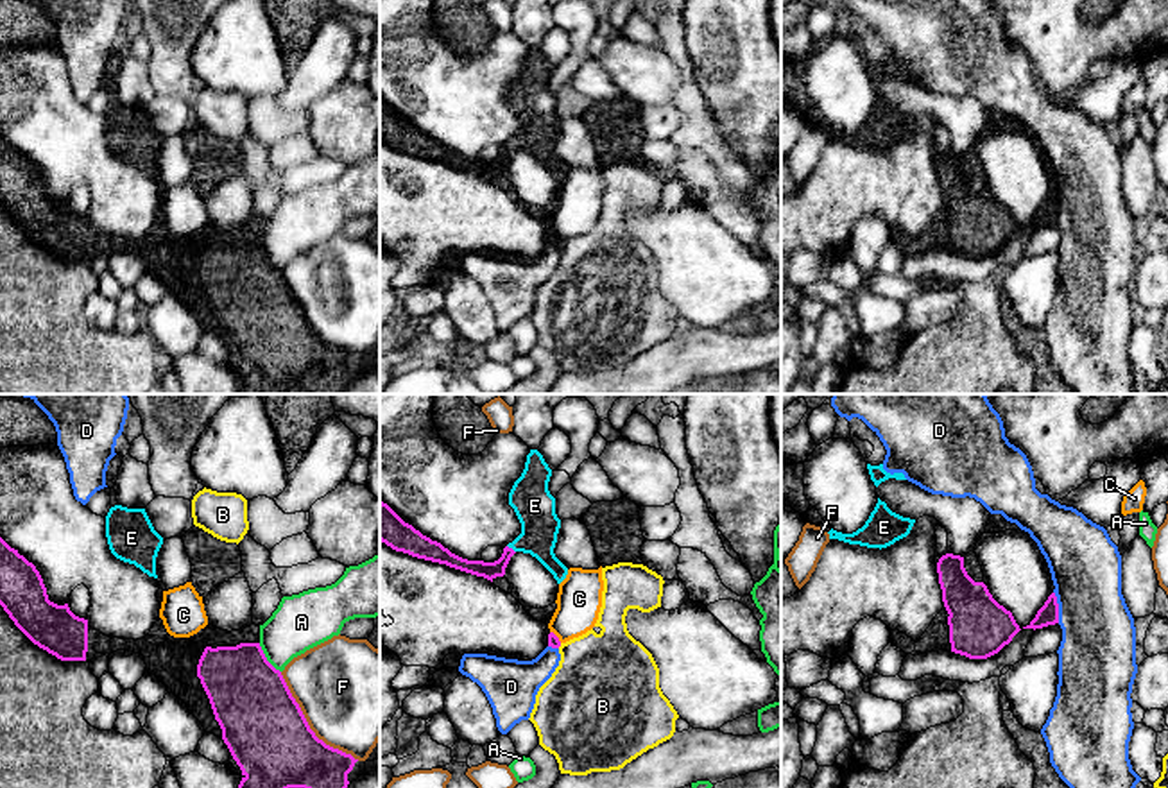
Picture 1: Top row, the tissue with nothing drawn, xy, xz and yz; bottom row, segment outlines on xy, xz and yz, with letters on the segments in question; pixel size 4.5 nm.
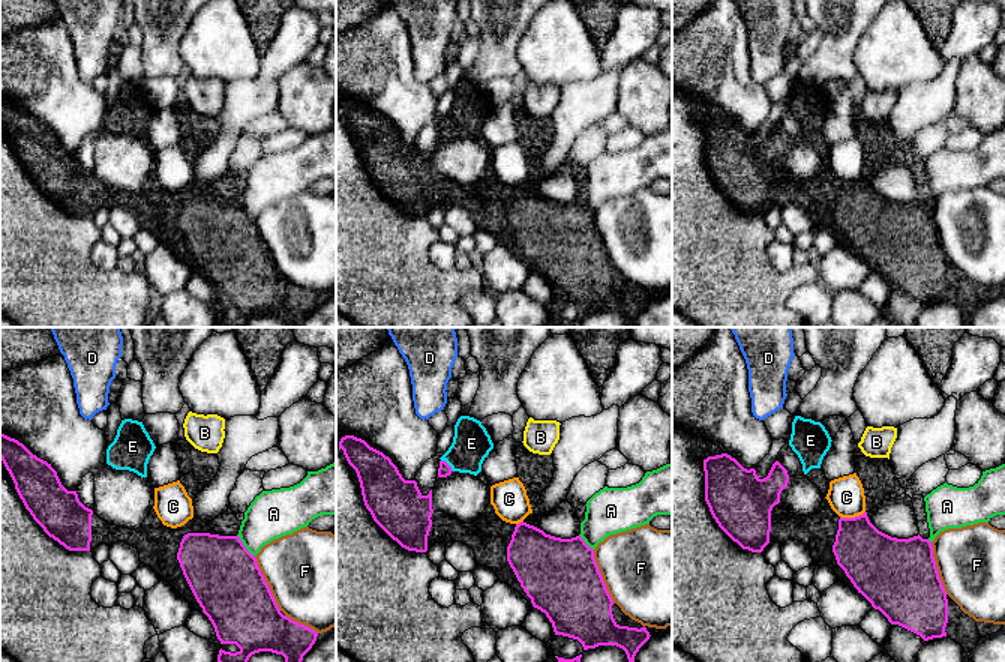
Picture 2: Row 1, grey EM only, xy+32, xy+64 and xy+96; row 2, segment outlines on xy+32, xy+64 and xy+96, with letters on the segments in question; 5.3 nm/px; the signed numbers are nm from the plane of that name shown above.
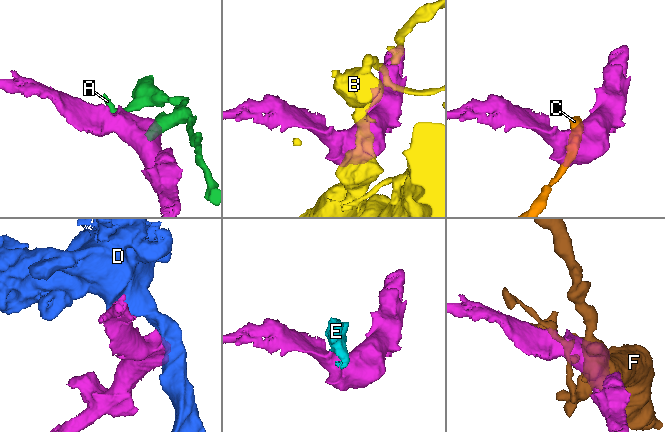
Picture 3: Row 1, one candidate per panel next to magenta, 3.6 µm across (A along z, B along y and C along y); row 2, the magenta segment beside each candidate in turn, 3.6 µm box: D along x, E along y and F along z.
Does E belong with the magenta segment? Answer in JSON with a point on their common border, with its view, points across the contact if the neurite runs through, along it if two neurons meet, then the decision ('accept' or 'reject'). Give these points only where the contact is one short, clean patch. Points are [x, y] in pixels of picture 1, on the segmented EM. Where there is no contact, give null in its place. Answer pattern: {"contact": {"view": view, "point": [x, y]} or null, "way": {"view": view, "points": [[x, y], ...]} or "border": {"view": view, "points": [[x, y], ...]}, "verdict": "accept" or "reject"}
{"contact": {"view": "xz", "point": [511, 548]}, "way": {"view": "xz", "points": [[488, 570], [493, 570], [511, 548], [534, 527], [534, 505]]}, "verdict": "accept"}

